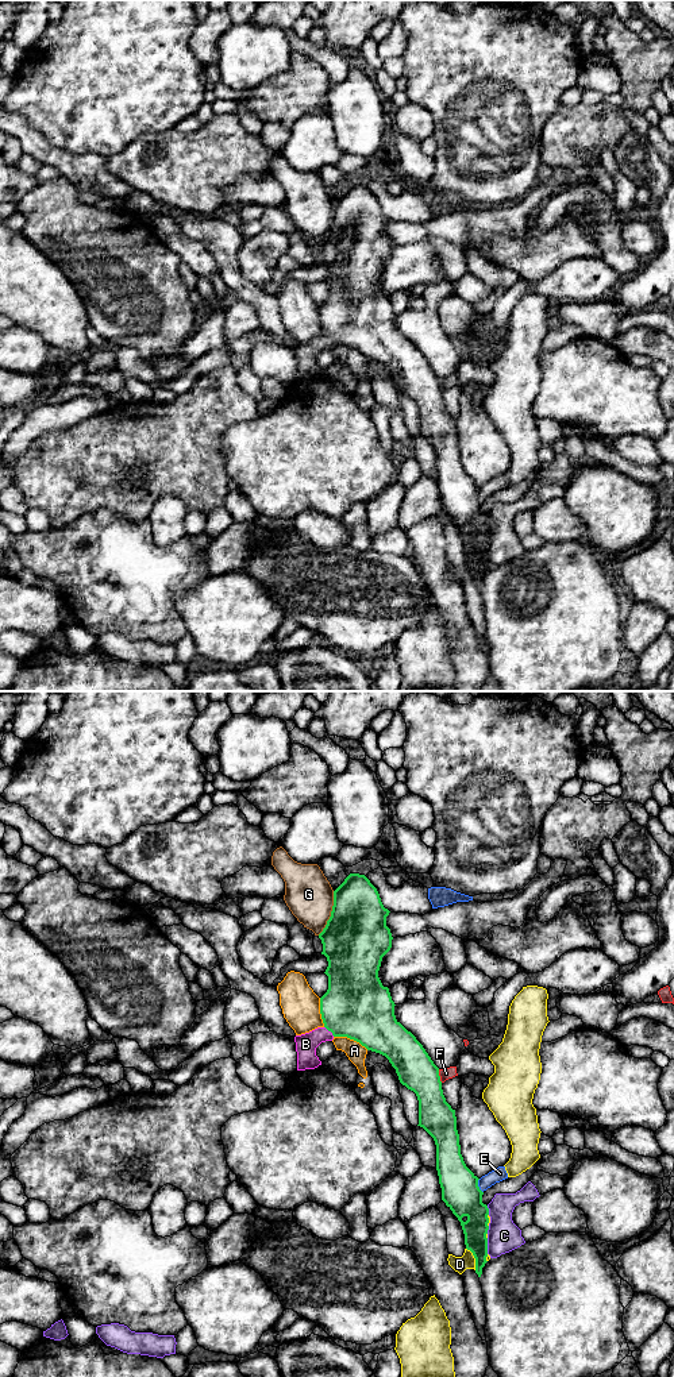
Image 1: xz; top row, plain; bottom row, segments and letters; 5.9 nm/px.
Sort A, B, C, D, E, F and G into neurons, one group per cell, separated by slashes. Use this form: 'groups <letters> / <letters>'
groups A / B / C / D / E / F / G

